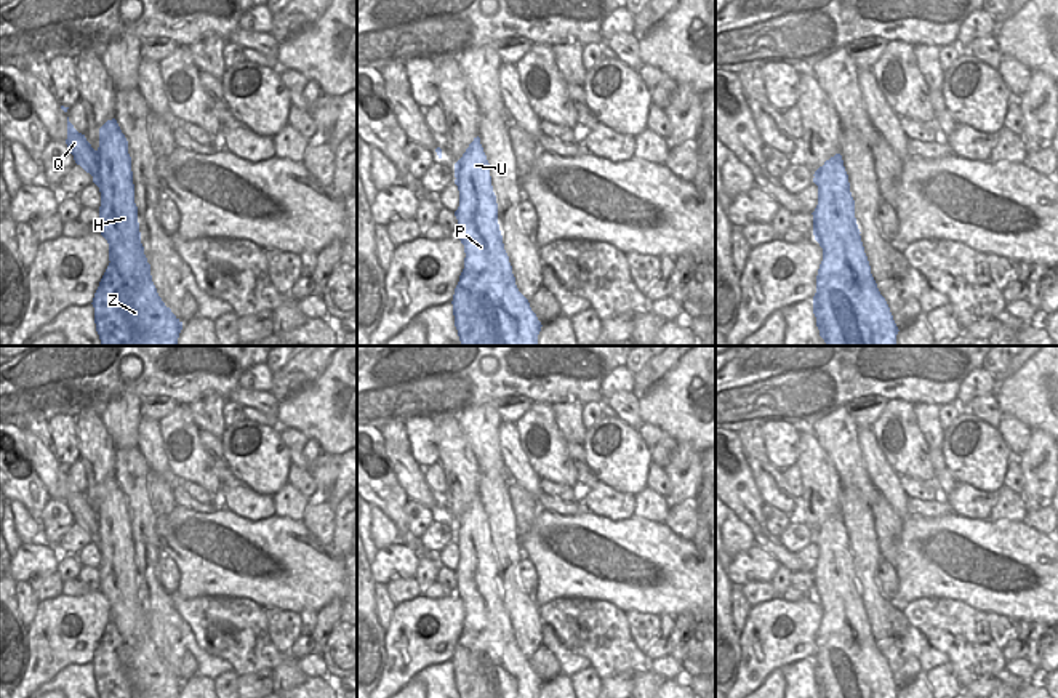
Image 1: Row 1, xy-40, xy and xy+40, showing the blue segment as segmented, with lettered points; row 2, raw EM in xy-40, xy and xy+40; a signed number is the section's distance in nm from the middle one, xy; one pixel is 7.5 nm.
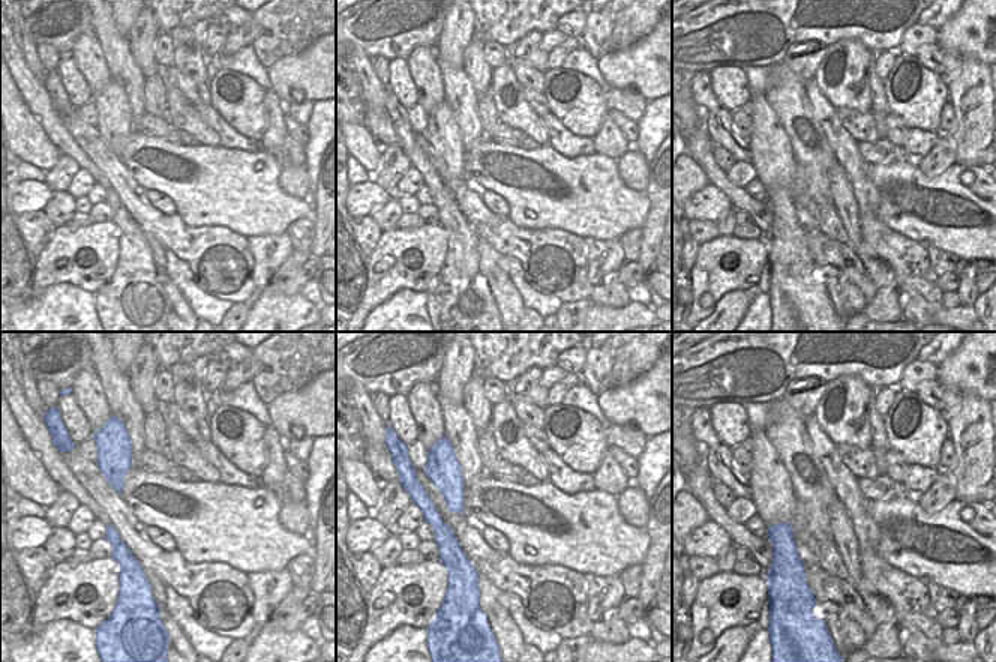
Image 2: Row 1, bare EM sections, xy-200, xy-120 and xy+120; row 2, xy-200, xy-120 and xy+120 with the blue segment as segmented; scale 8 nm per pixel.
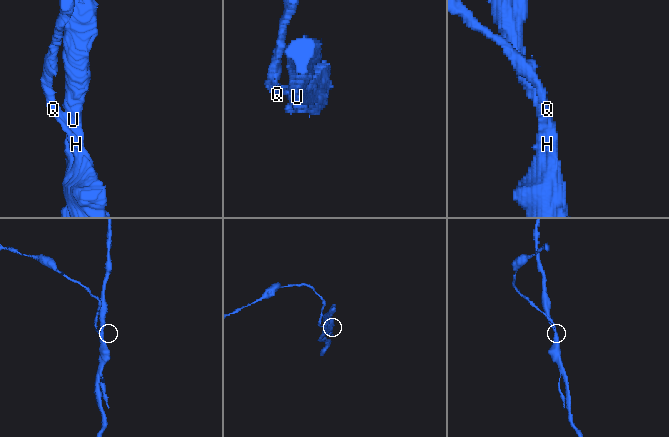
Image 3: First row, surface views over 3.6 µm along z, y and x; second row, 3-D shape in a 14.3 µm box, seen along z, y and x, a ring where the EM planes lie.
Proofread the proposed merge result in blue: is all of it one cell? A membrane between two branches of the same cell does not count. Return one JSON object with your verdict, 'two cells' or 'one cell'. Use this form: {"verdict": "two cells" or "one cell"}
{"verdict": "two cells"}

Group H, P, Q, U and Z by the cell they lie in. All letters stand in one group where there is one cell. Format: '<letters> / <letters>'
H Q Z / P U

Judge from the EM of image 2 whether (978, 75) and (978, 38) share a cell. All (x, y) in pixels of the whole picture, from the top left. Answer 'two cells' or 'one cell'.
two cells

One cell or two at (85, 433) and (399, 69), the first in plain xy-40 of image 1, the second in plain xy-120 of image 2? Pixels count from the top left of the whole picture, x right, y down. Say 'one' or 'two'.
two

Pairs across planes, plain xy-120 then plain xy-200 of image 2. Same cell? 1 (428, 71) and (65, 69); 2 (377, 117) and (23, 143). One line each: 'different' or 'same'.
1: different
2: different

